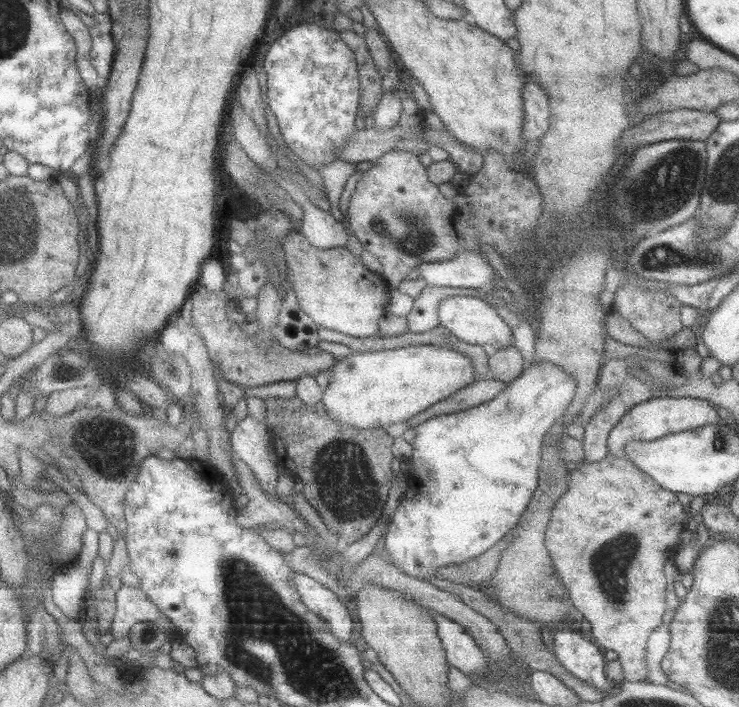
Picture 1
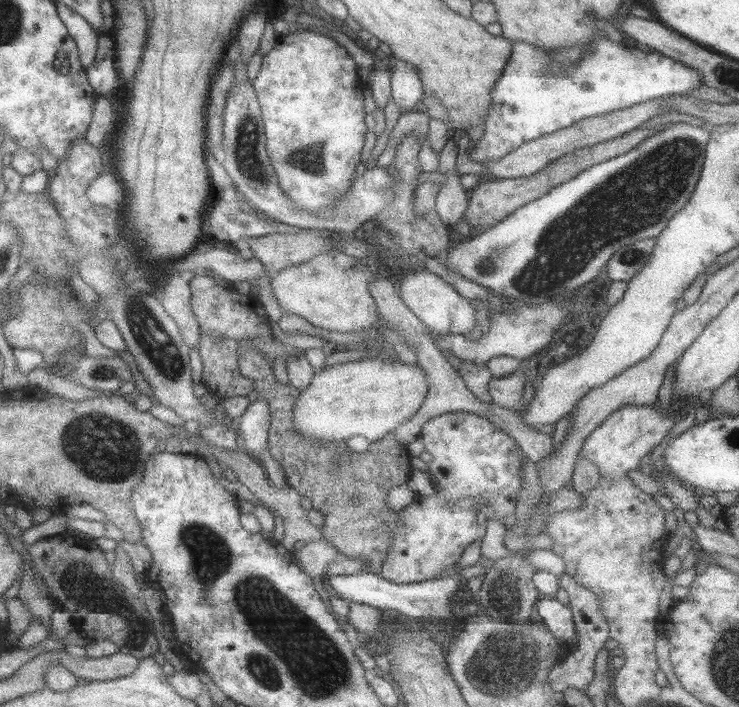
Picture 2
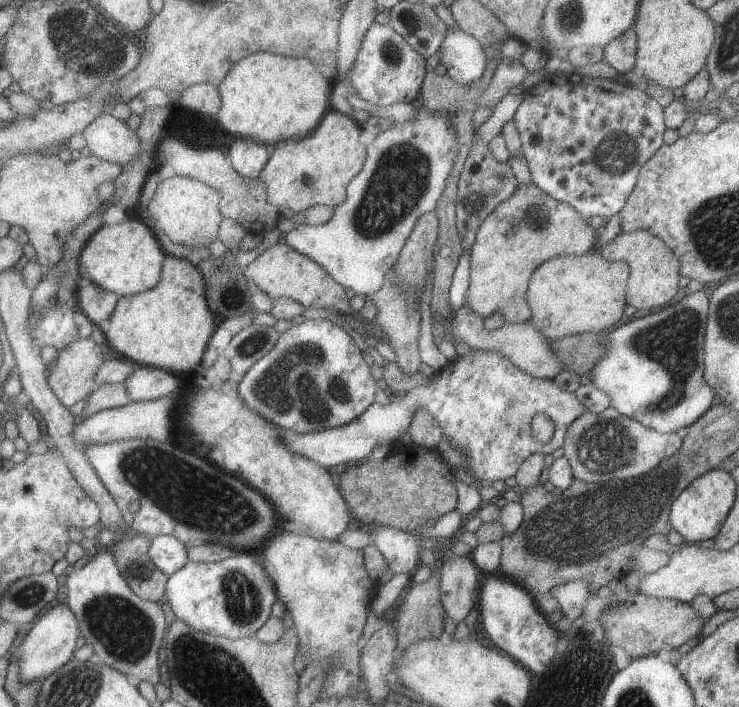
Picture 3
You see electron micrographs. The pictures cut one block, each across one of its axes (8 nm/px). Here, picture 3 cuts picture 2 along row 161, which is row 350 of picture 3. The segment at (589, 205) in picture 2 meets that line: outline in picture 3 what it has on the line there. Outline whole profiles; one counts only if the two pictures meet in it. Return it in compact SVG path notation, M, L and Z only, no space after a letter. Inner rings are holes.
M702 291L688 294L680 302L636 318L624 320L604 333L602 346L606 348L600 360L590 368L592 384L610 396L610 407L629 416L644 426L660 432L674 434L679 428L688 428L698 420L714 402L714 390L704 380L704 342L709 316L709 298Z

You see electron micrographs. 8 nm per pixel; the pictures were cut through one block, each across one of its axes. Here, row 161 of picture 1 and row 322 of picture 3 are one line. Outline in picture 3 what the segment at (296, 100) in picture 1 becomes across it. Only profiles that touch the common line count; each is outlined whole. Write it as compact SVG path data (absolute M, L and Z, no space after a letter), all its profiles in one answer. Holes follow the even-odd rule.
M305 319L303 323L295 324L282 333L278 346L248 374L239 378L239 383L240 394L252 410L260 412L264 418L278 426L302 434L337 428L357 420L374 403L378 390L376 380L370 374L370 366L366 364L352 336L330 320L314 319Z

